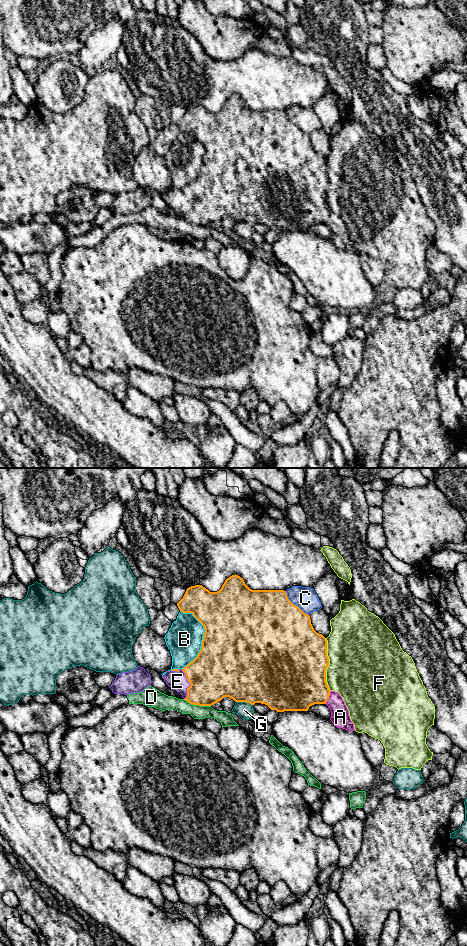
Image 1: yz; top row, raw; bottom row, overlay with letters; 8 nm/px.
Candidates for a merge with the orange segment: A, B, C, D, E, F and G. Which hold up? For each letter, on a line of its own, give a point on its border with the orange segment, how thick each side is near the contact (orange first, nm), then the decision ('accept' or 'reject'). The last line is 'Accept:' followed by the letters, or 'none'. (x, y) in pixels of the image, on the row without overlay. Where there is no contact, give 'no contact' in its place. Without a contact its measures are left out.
A: yz (328, 217) | 400/150 nm | reject
B: yz (203, 156) | 500/280 nm | reject
C: yz (295, 125) | 500/180 nm | reject
D: yz (197, 224) | 360/120 nm | reject
E: yz (190, 203) | 420/150 nm | accept
F: yz (328, 184) | 480/500 nm | reject
G: yz (244, 221) | 500/130 nm | reject
Accept: E

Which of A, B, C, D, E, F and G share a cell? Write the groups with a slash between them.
A F / B / C / D / E / G

